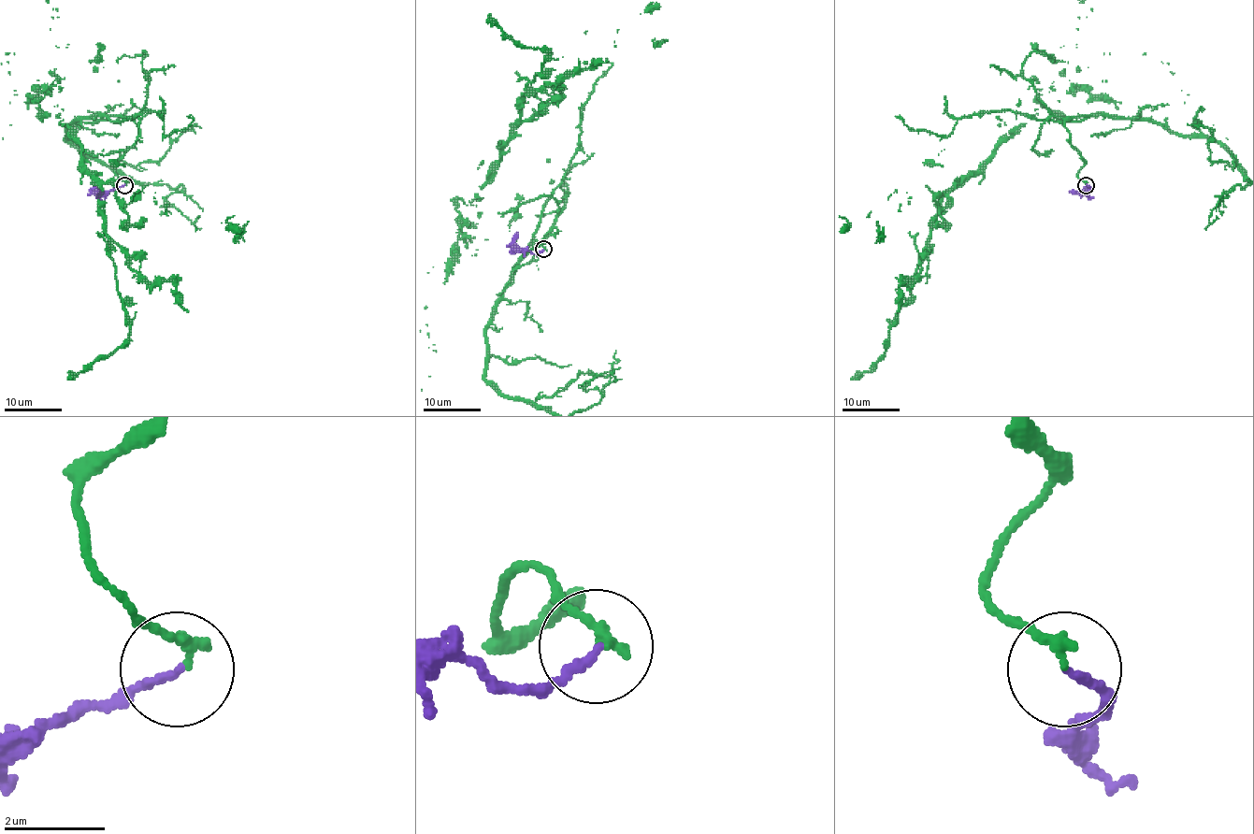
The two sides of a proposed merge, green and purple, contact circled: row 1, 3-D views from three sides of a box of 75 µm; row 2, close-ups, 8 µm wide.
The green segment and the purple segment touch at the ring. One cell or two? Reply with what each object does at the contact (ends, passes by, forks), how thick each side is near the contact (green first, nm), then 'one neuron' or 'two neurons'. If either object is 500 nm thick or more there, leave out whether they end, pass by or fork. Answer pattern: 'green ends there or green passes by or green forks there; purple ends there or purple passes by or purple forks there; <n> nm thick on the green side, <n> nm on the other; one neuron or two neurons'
green ends there; purple ends there; 220 nm thick on the green side, 160 nm on the other; one neuron

